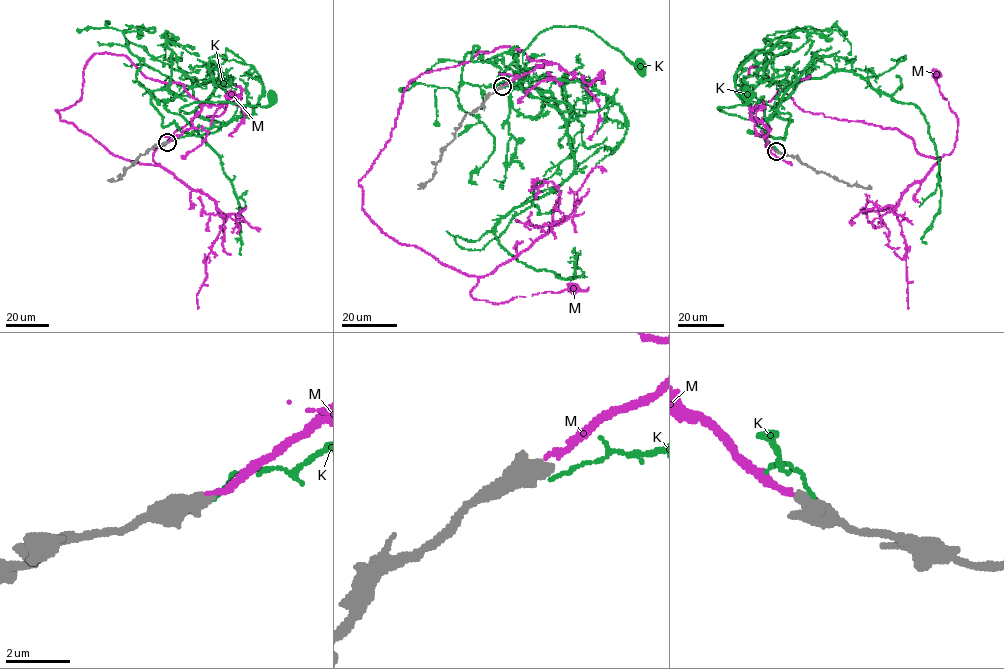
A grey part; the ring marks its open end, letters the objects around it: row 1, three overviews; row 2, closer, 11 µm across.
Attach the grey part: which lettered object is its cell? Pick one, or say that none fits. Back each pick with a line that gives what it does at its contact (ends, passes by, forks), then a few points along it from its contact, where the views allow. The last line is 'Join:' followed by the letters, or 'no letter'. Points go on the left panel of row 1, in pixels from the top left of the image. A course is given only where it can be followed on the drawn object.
M: it ends there; it runs (167, 142), (201, 103), (124, 55), (94, 53), (81, 99), (55, 110), (158, 165), (154, 150), (229, 96)
Join: M

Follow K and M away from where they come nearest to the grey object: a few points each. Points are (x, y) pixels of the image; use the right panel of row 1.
K: (778, 151), (766, 139), (767, 120), (789, 114), (790, 121), (752, 119), (718, 108), (745, 104), (747, 93)
M: (776, 150), (736, 93), (750, 67), (804, 111), (896, 128), (937, 157), (957, 126), (936, 74)

